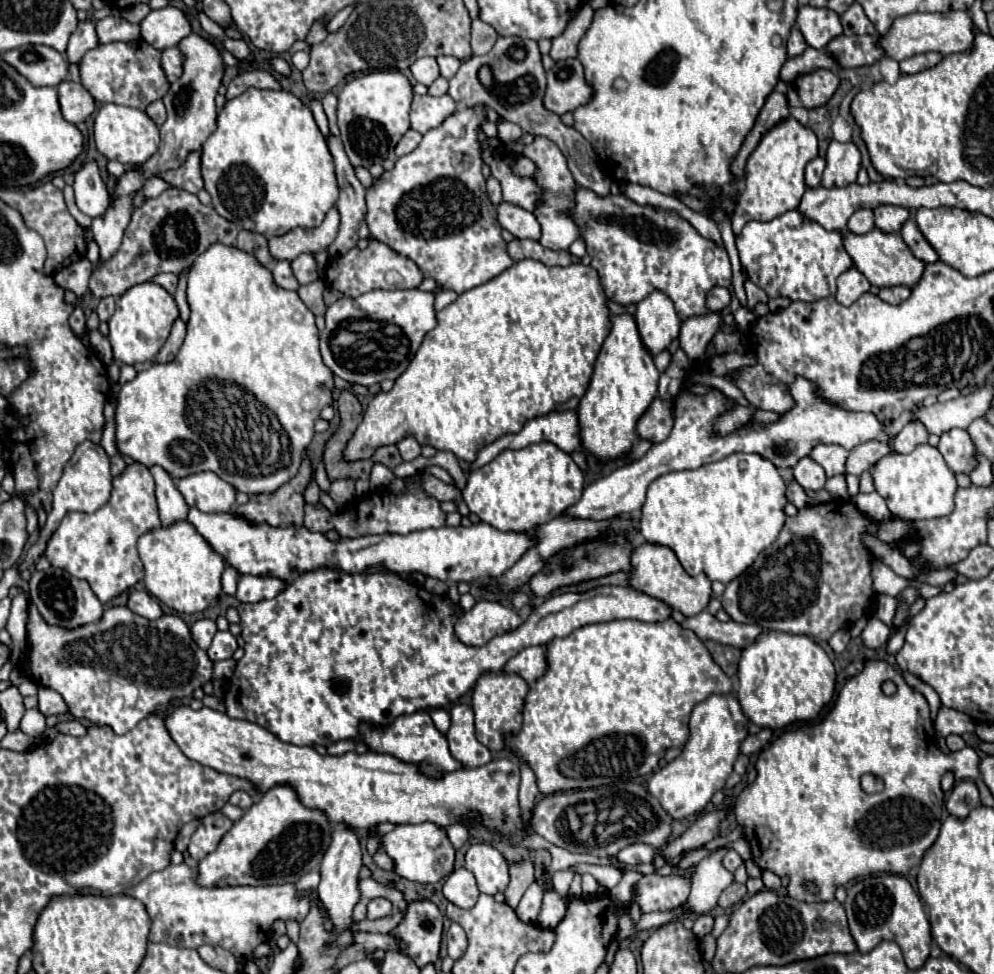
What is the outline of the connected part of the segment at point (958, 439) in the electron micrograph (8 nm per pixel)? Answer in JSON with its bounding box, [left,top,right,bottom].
[938,429,976,473]

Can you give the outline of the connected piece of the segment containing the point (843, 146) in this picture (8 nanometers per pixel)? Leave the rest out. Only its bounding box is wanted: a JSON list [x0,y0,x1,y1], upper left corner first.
[822,141,860,187]

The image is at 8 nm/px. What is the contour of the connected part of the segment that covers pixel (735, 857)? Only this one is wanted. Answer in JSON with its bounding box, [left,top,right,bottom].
[724,849,744,873]

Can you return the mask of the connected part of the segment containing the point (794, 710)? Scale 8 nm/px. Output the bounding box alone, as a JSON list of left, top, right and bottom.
[738,631,836,731]

